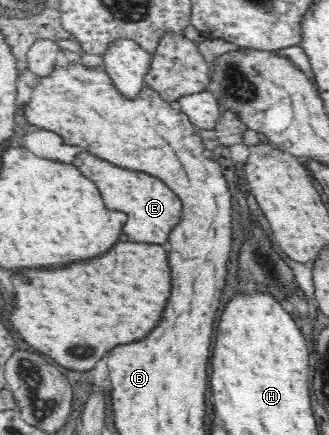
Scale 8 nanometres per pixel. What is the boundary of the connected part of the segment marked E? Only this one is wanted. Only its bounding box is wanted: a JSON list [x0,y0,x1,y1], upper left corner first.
[73,151,182,246]

